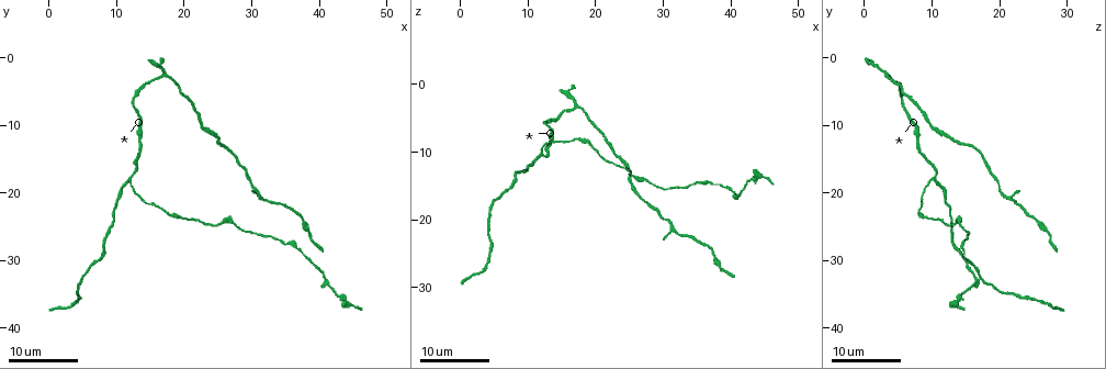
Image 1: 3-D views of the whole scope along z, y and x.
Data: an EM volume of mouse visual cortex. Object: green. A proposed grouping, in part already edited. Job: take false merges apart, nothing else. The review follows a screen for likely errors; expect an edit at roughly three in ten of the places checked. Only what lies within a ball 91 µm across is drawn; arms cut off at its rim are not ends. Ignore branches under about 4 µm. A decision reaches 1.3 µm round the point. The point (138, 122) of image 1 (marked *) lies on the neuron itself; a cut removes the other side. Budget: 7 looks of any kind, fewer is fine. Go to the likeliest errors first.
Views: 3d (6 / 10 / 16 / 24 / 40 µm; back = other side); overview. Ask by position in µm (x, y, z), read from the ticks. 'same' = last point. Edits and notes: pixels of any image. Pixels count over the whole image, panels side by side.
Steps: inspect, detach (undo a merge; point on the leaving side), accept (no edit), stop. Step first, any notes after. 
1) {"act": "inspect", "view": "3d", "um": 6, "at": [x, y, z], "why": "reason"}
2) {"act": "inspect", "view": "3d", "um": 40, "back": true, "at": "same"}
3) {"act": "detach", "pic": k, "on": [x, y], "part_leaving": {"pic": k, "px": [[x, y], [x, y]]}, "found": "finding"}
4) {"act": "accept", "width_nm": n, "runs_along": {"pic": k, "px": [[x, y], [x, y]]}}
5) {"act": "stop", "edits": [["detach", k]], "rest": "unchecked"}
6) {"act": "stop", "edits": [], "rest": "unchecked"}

{"act": "inspect", "view": "3d", "um": 16, "at": [11.5, 18.0, 10.0], "why": "three arms meet"}

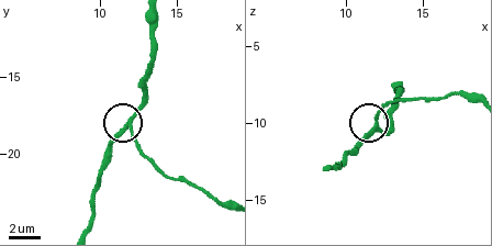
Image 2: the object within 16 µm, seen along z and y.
{"act": "inspect", "view": "3d", "um": 6, "at": [12.0, 17.8, 10.0]}

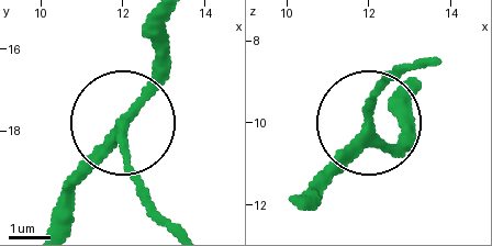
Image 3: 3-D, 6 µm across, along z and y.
{"act": "inspect", "view": "3d", "um": 6, "back": true, "at": [12.00, 18.00, 10.10]}

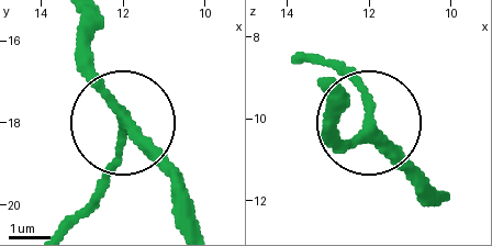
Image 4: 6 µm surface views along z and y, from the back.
{"act": "accept", "arms": 3, "found": "continuous, no second neuron"}

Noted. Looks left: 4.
{"act": "inspect", "view": "3d", "um": 24, "at": [31.5, 21.0, 21.5], "why": "three arms meet"}

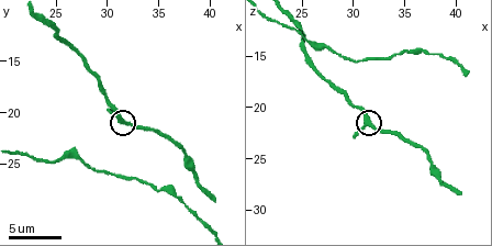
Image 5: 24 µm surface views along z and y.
{"act": "inspect", "view": "3d", "um": 6, "at": [32.0, 21.0, 21.6], "why": "closer look"}

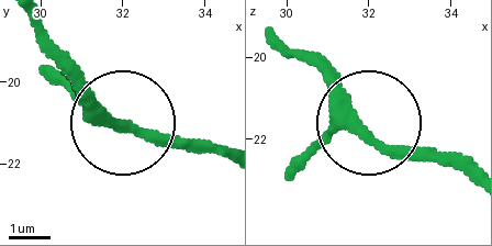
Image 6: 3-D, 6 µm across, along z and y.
{"act": "accept", "runs_along": {"pic": 6, "px": [[274, 34], [379, 140], [449, 167]]}, "found": "one neuron here"}

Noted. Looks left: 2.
{"act": "inspect", "view": "3d", "um": 24, "at": [40.0, 31.5, 16.0], "why": "narrows sharply"}

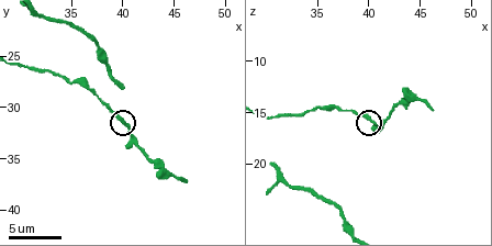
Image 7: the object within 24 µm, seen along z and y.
{"act": "inspect", "view": "3d", "um": 10, "at": [40.2, 31.6, 16.0]}

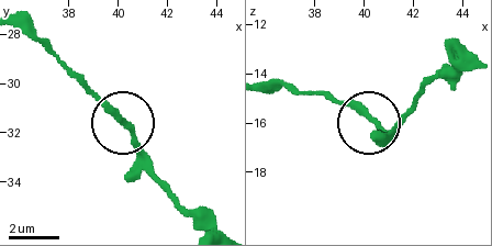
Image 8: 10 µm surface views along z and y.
{"act": "accept", "width_nm": 230, "runs_along": {"pic": 8, "px": [[22, 24], [116, 116], [147, 171]]}, "found": "continuous, no second neuron"}

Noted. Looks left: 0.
{"act": "stop", "edits": [], "rest": "unchecked"}

